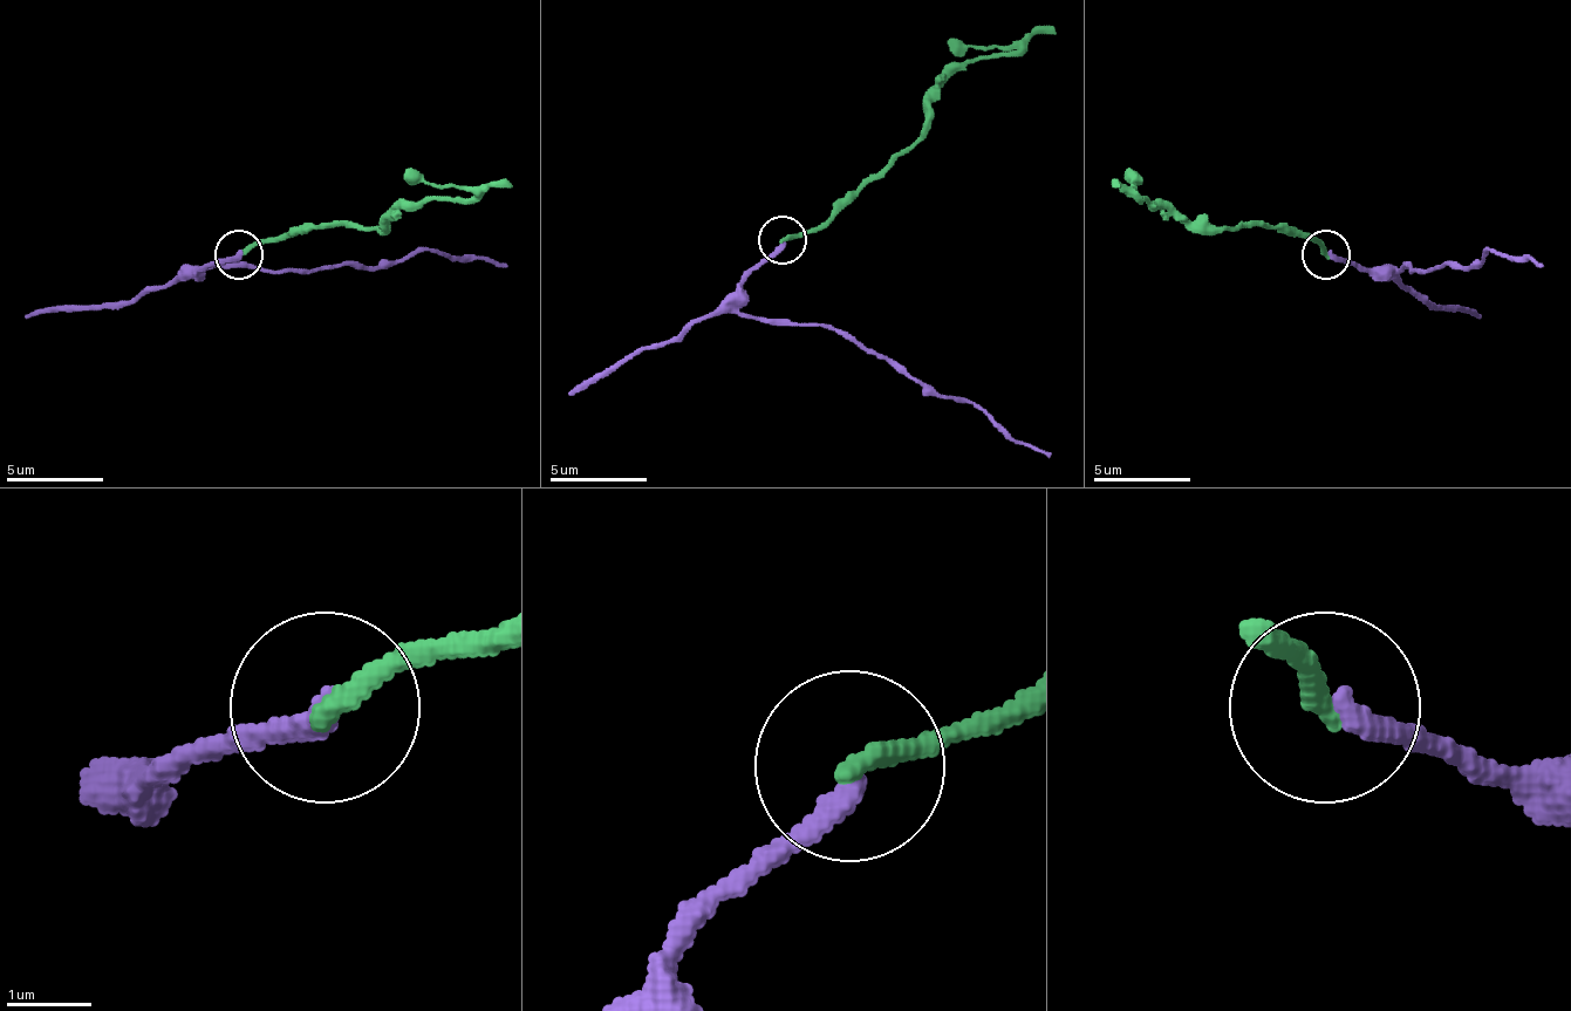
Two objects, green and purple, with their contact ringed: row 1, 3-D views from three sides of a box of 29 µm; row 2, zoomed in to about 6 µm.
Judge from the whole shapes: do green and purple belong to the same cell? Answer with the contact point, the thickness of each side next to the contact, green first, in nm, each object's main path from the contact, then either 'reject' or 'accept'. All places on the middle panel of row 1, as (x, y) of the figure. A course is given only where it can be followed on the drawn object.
place (783, 239); calibres 280 and 280 nm; course green (784, 240), (832, 221), (924, 129), (929, 100), (972, 61), (1011, 47), (948, 42); course purple (784, 240), (745, 280), (745, 314), (832, 323), (938, 391), (972, 401), (1011, 439), (1050, 459); accept

